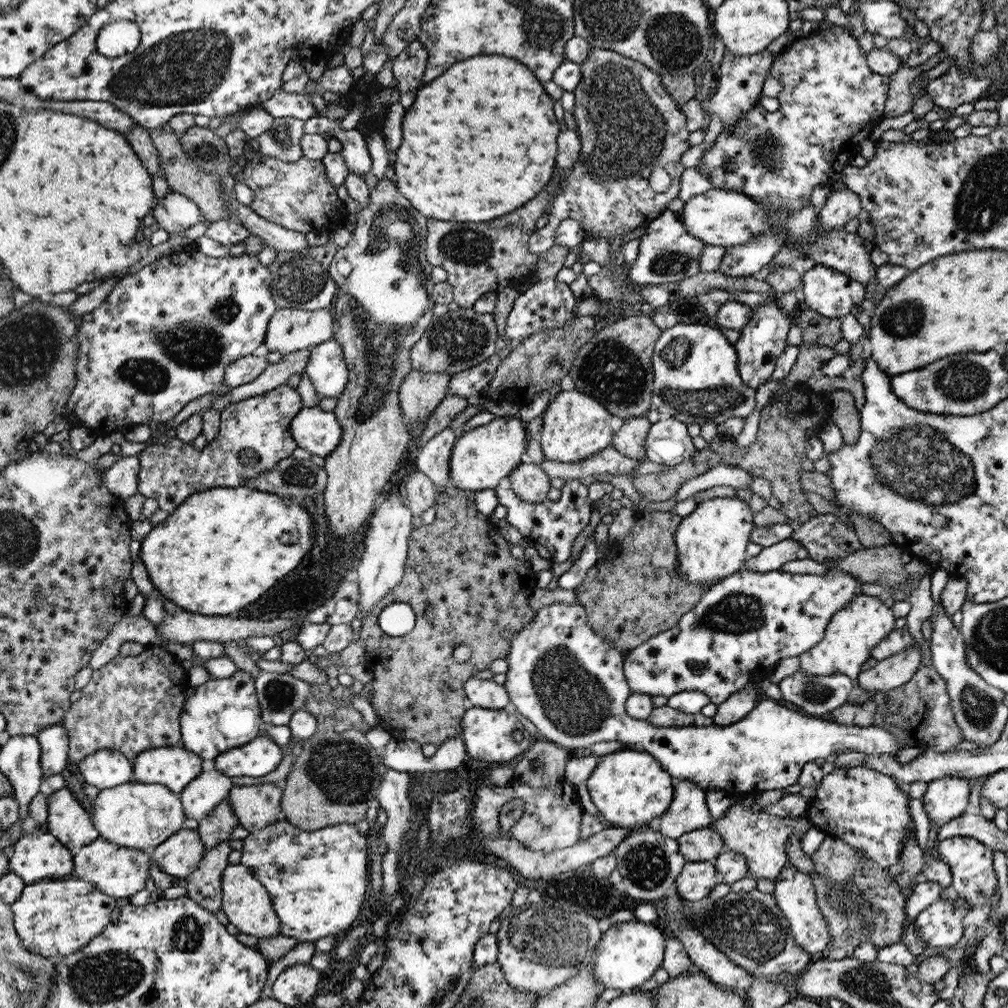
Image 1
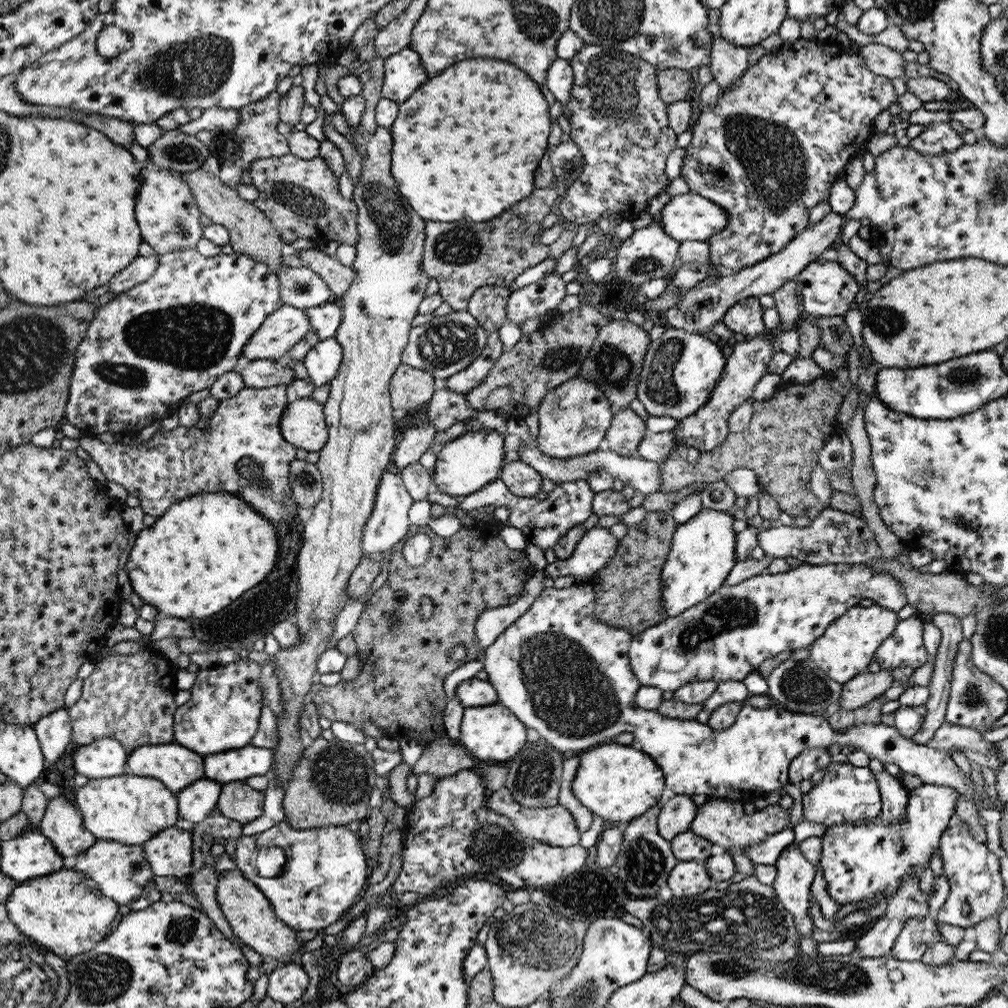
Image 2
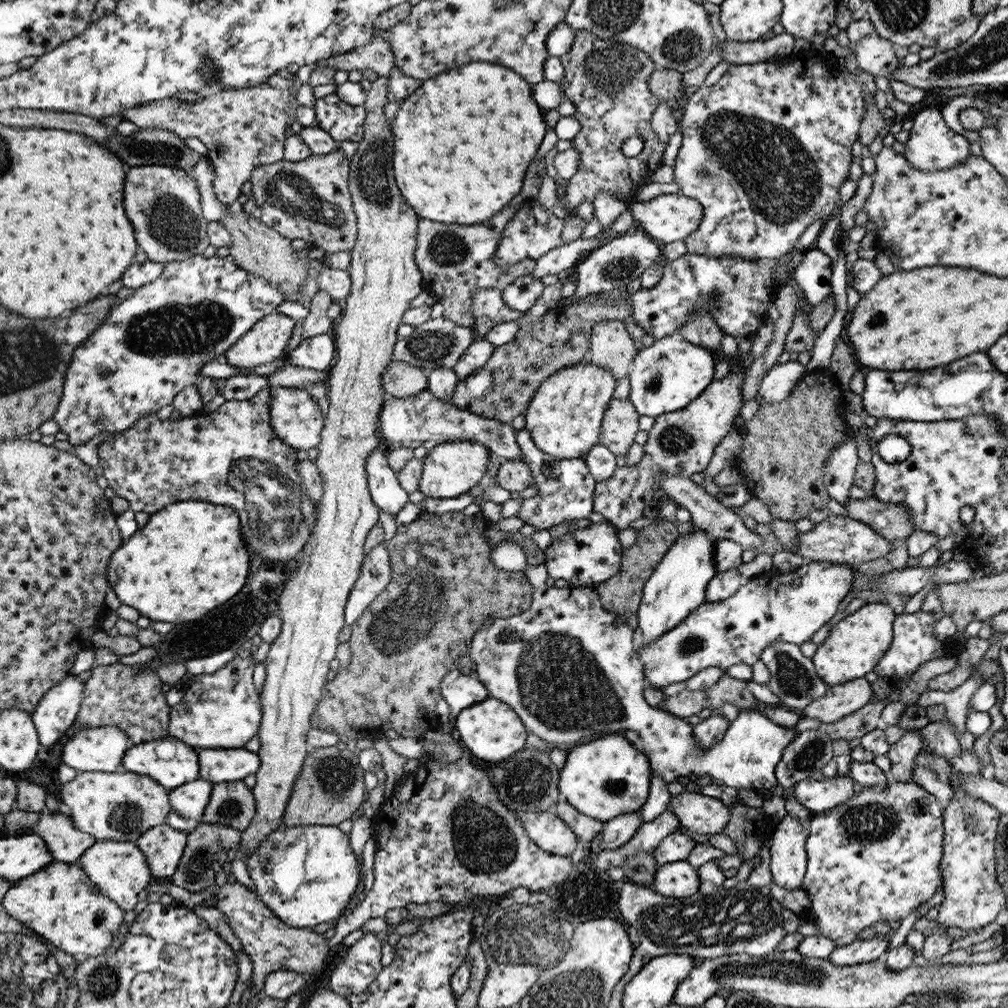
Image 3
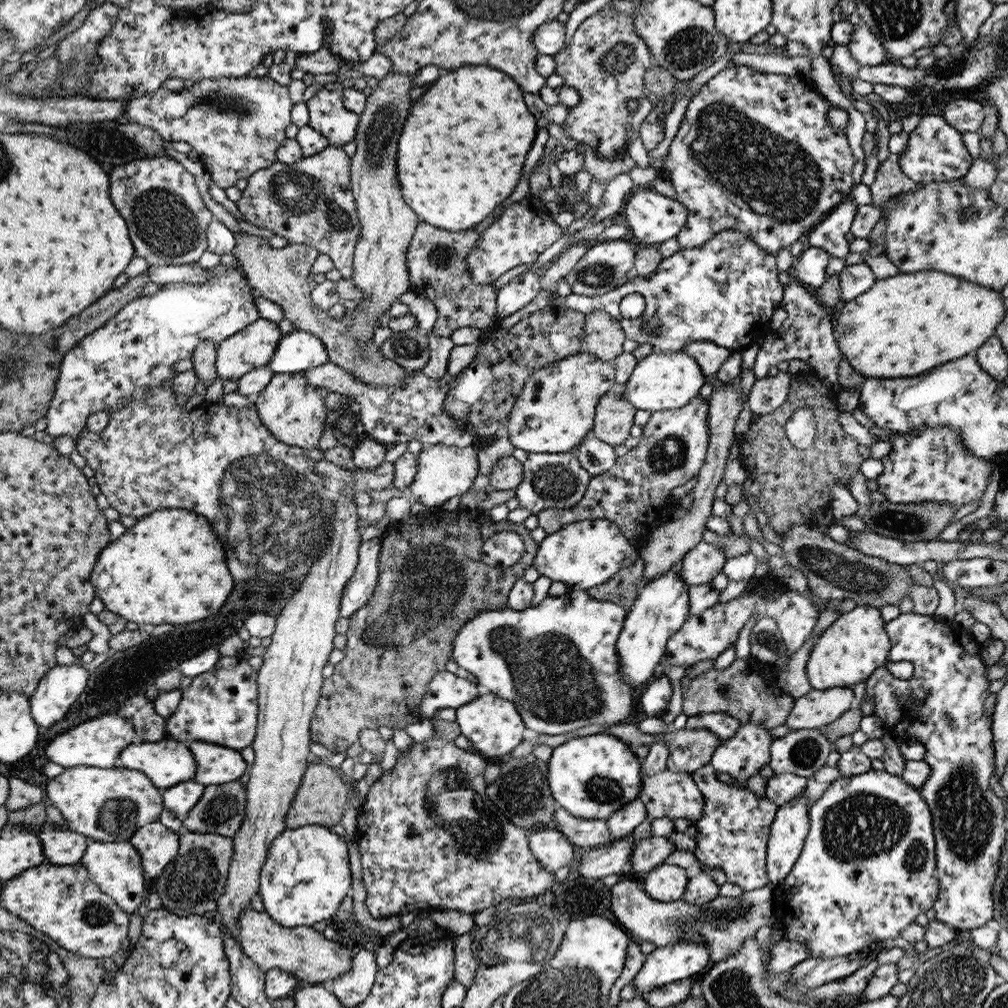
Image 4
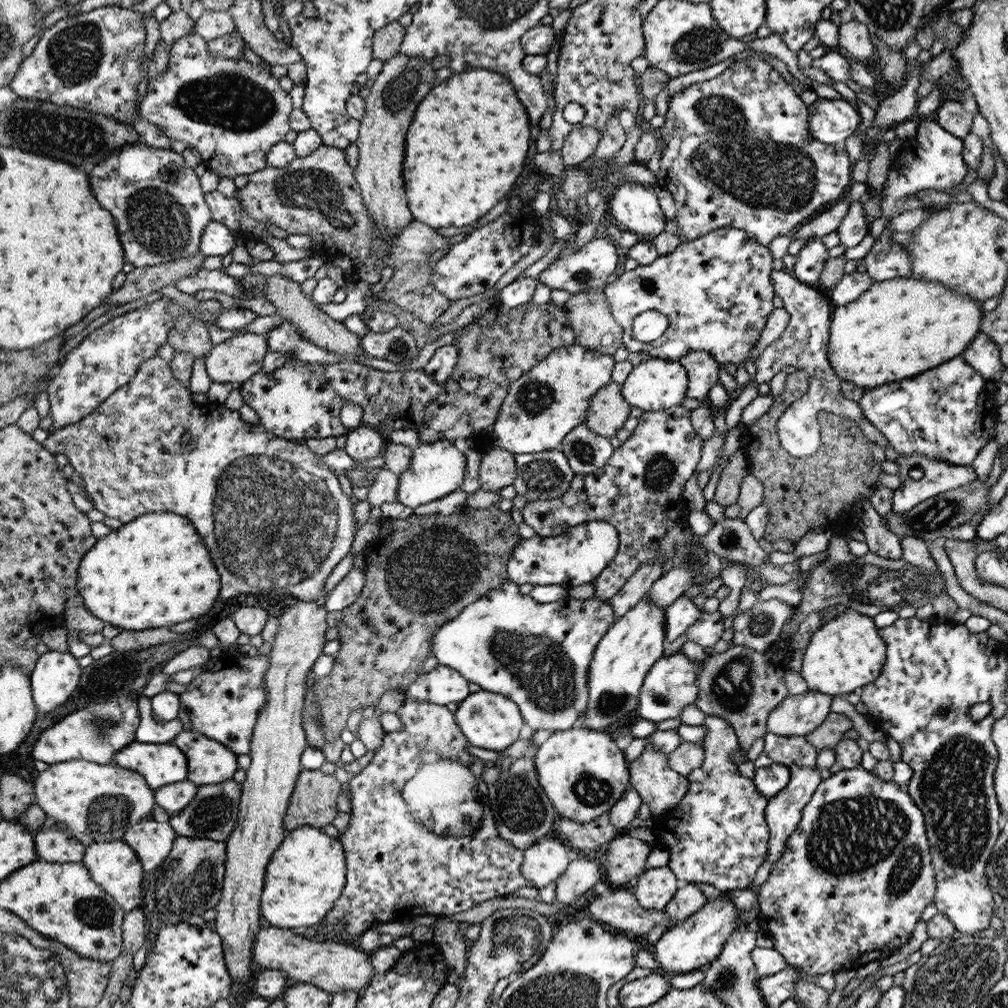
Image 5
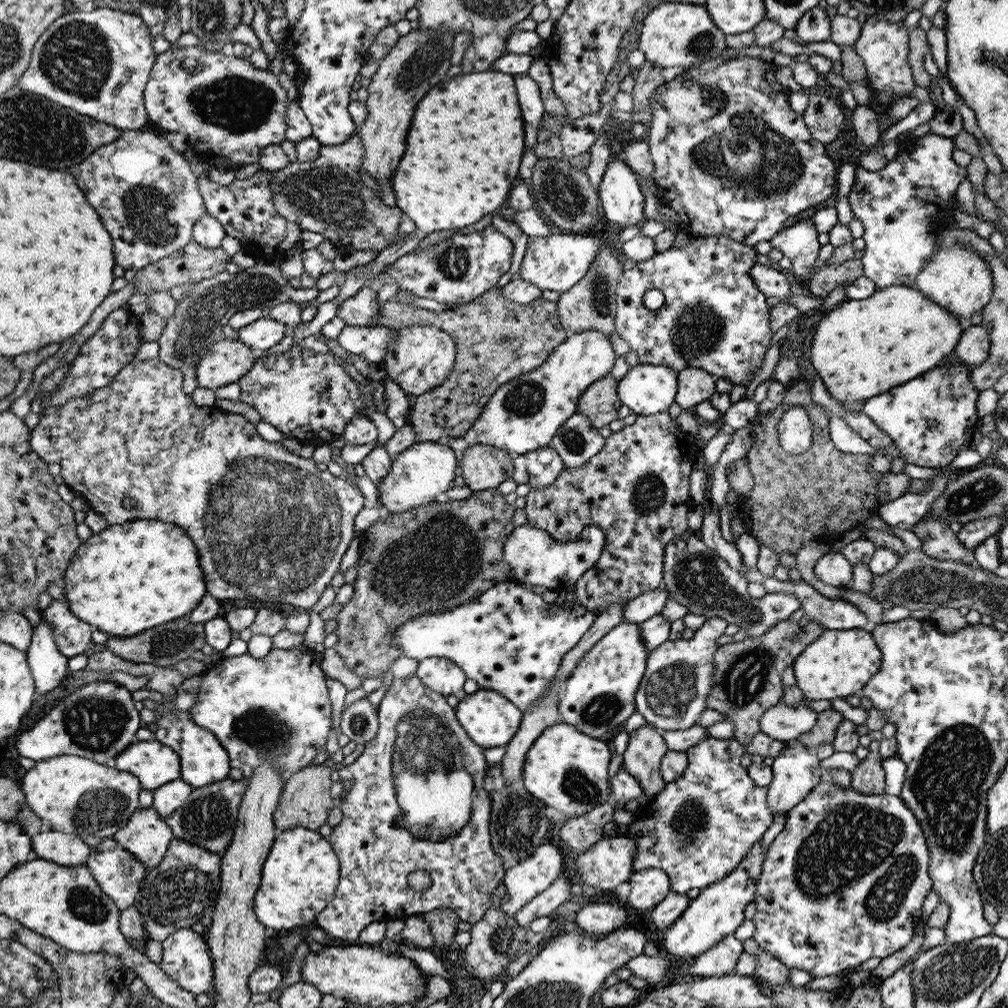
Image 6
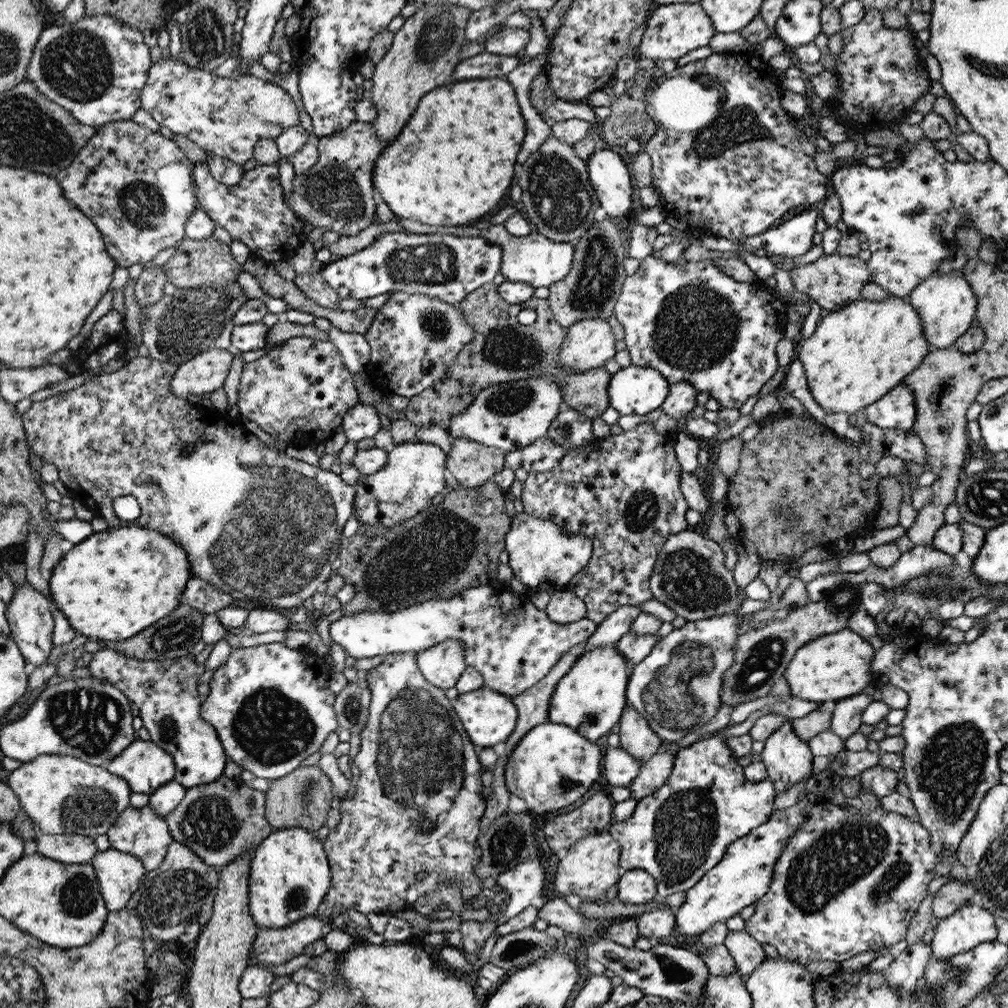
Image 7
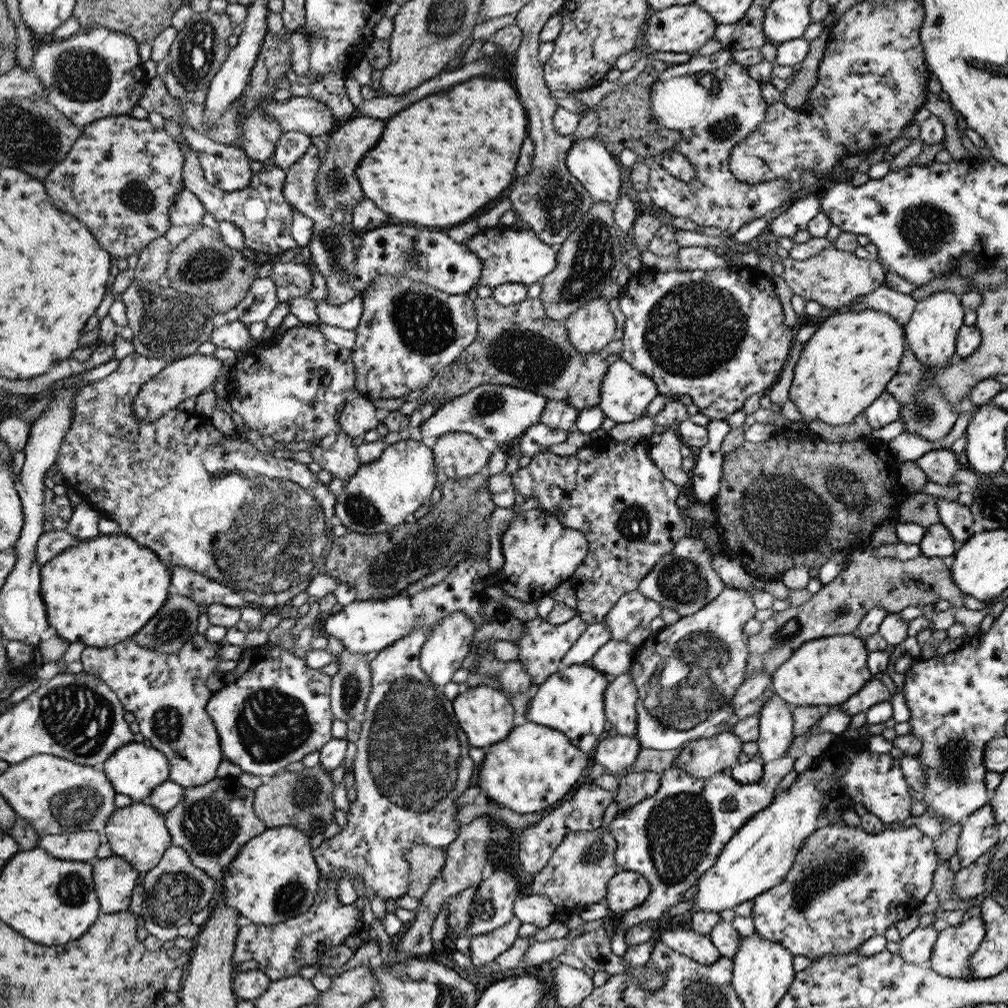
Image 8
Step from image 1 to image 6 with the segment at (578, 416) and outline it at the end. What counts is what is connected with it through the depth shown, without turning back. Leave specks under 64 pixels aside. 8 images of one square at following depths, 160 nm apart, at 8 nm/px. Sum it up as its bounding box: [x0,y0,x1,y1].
[472,329,614,455]

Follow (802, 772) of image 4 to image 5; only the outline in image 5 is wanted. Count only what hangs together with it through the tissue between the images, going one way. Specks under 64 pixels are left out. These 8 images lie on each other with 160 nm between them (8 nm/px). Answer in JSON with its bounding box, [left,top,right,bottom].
[763,733,819,769]

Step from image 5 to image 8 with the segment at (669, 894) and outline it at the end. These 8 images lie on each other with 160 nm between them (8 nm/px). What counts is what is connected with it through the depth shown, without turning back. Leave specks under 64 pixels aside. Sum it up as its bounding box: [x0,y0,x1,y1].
[604,871,651,915]

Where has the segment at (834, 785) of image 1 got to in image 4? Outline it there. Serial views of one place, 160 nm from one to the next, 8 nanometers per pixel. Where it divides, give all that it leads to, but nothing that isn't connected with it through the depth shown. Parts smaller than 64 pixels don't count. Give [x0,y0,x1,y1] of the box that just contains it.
[766,772,807,806]

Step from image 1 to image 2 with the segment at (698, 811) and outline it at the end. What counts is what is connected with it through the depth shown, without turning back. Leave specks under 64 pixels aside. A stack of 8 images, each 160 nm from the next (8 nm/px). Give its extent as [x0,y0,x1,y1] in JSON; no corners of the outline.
[657,794,697,841]

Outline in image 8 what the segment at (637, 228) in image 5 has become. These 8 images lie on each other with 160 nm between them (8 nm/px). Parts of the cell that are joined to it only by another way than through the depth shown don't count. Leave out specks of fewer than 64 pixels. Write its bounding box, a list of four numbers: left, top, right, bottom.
[565,137,622,204]

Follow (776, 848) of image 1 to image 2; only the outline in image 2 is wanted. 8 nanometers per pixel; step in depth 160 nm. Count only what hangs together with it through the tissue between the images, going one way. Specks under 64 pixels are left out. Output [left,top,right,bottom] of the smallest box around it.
[689,799,791,853]

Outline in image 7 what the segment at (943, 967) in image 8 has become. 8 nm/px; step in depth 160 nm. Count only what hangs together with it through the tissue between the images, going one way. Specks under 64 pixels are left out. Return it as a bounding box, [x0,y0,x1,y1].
[931,902,997,960]

